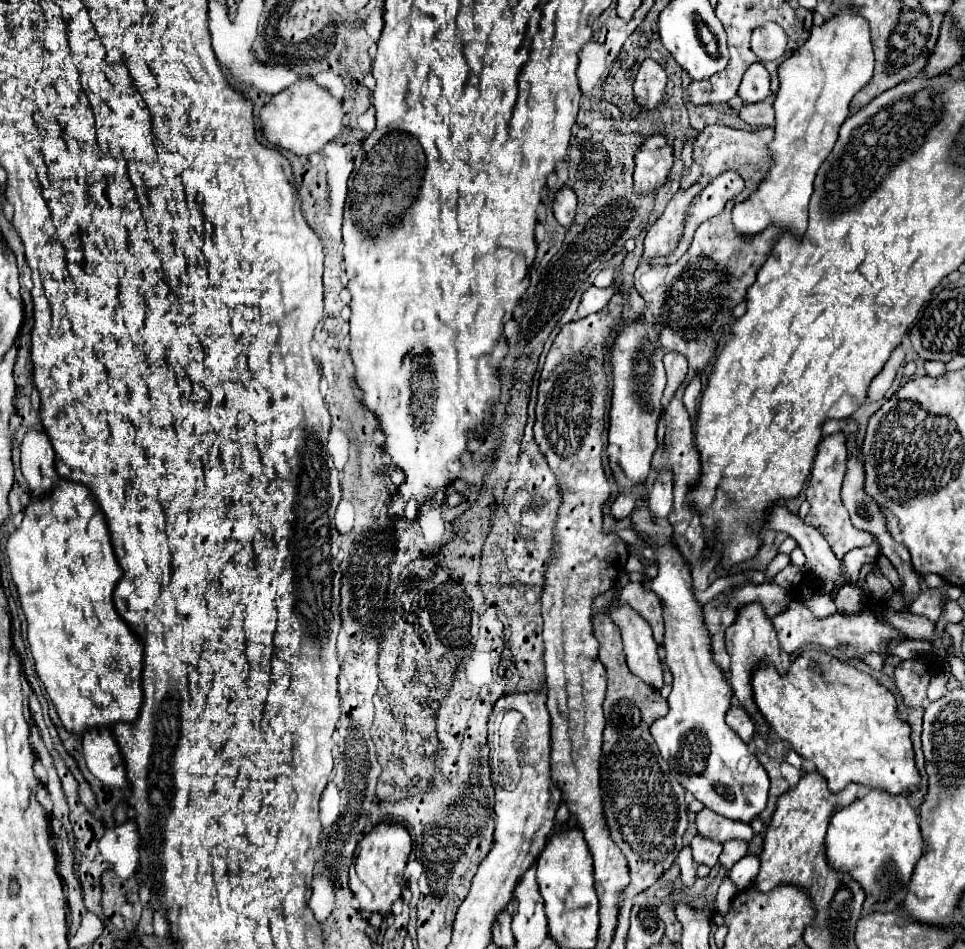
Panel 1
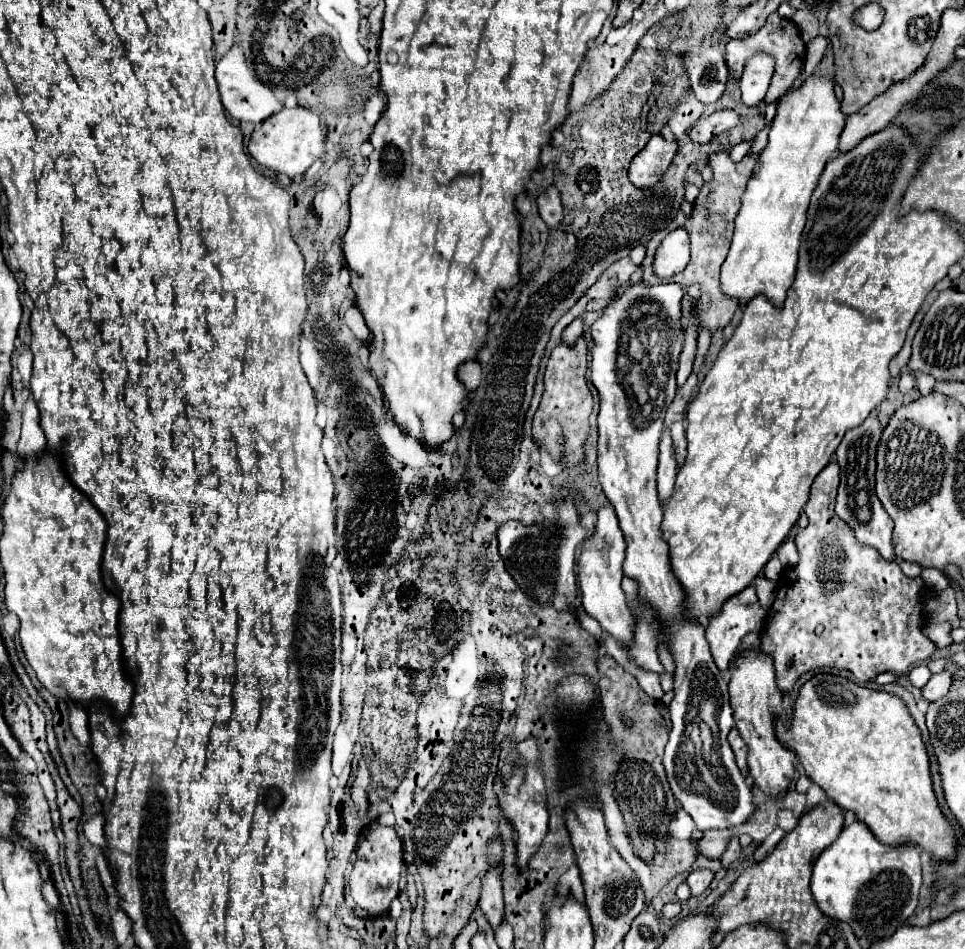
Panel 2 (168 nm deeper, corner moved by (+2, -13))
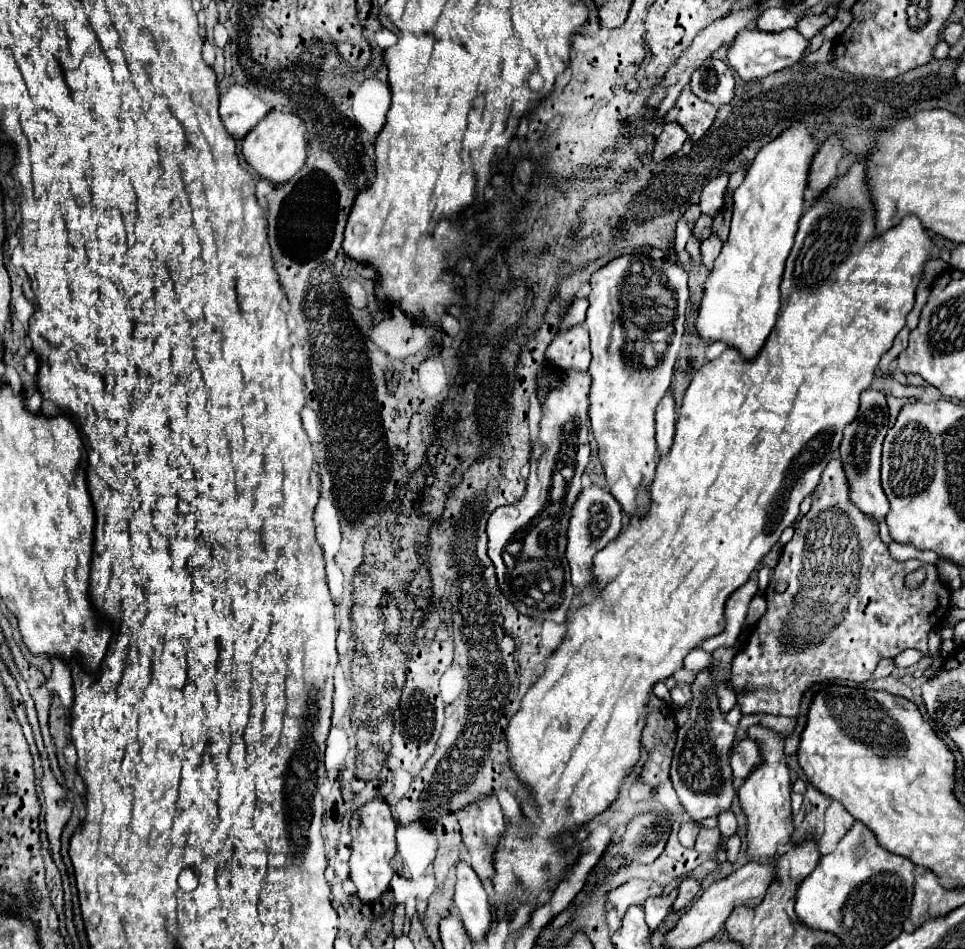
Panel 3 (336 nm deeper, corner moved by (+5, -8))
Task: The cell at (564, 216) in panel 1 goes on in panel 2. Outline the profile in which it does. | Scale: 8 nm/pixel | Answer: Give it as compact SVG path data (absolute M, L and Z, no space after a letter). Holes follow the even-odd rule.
M549 186L543 194L537 196L537 208L543 222L549 228L555 228L563 220L563 206L561 206L561 198L555 186Z

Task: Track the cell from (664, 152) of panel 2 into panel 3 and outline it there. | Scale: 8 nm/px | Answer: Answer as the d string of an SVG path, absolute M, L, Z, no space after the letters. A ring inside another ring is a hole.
M666 123L664 129L662 129L662 133L654 139L652 161L660 163L660 161L664 161L666 157L674 155L674 153L682 147L682 143L686 141L686 137L688 137L688 135L684 133L684 129L682 129L678 123Z

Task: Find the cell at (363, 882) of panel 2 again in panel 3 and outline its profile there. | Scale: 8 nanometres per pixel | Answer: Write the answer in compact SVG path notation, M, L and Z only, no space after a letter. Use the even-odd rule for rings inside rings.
M374 799L360 807L352 821L350 821L350 833L354 837L352 841L352 855L350 855L350 879L358 889L358 897L364 903L376 901L382 893L388 891L388 885L392 881L394 869L390 865L392 857L396 855L396 823L390 815L390 807L382 799Z

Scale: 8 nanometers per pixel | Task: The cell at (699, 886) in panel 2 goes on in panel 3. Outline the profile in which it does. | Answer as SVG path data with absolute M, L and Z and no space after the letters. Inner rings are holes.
M684 877L678 889L680 889L680 893L674 901L674 909L686 909L690 905L690 901L696 897L696 893L700 891L700 881L692 879L692 877Z

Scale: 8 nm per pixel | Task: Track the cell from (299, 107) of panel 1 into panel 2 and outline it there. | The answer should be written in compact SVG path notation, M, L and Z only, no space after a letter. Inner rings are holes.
M295 106L283 108L279 114L267 118L261 126L255 126L249 146L249 154L267 170L285 174L291 180L305 174L305 170L325 154L325 134L319 116L313 110Z

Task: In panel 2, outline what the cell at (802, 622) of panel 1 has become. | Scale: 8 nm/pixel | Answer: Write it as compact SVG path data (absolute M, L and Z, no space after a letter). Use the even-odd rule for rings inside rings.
M831 462L825 466L825 470L815 478L815 484L811 488L811 500L807 502L805 506L805 514L809 516L809 526L805 530L799 530L797 536L795 536L795 546L797 546L797 552L799 552L799 562L795 566L789 566L783 570L783 578L779 580L779 586L777 586L777 592L775 592L775 602L769 610L769 616L767 616L767 622L765 622L765 630L761 634L761 652L771 656L773 658L773 664L775 664L775 680L777 680L777 688L781 694L789 694L793 692L793 686L795 682L809 670L815 670L815 668L837 668L837 670L847 670L855 676L855 680L859 684L863 682L869 682L873 680L877 674L885 672L885 670L893 670L897 676L905 674L911 666L919 664L919 662L927 662L933 654L935 654L935 644L921 632L923 624L925 624L925 616L923 616L923 598L927 594L927 586L921 578L909 578L901 572L901 568L895 564L895 562L885 562L885 558L871 546L859 546L859 542L855 542L855 534L851 534L851 528L837 518L835 514L835 494L837 494L837 486L839 486L839 464ZM817 626L823 626L823 632L821 634L815 634L815 628Z

